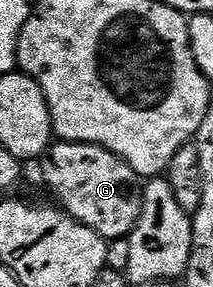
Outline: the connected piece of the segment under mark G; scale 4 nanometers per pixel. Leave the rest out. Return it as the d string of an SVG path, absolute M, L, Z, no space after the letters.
M57 141L40 160L41 175L65 214L78 219L106 241L130 235L139 221L143 179L115 153L90 143Z

